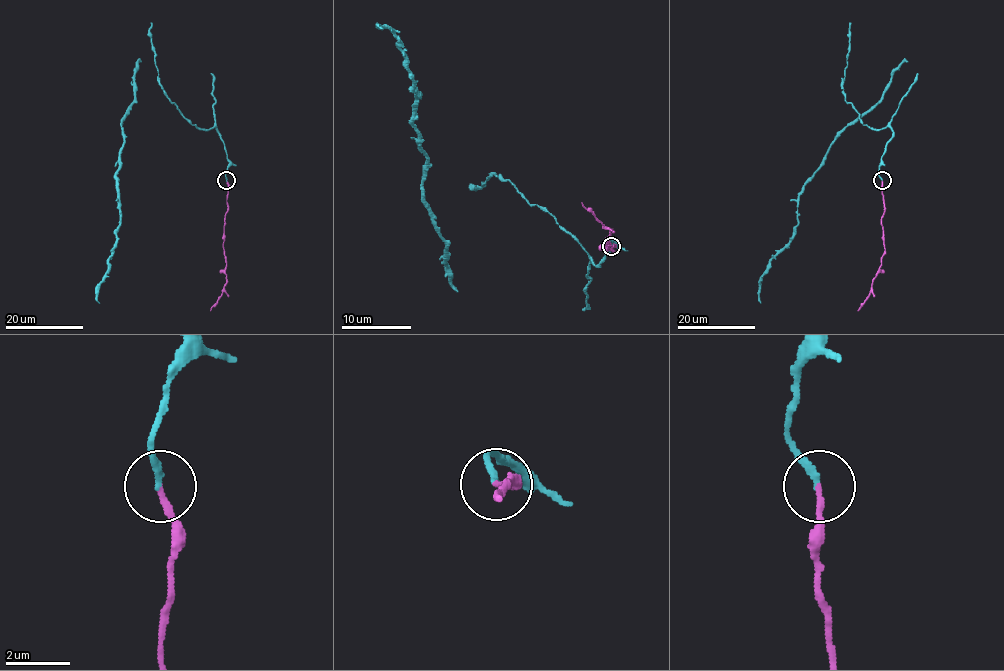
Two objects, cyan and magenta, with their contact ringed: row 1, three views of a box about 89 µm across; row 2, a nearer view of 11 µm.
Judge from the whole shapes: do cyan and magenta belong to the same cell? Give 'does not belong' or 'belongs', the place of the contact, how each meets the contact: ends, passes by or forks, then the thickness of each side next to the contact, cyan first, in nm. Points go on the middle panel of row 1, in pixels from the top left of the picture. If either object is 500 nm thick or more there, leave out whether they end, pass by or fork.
belongs; at (611, 246); cyan ends there; magenta ends there; 200 nm thick on the cyan side, 200 nm on the other

